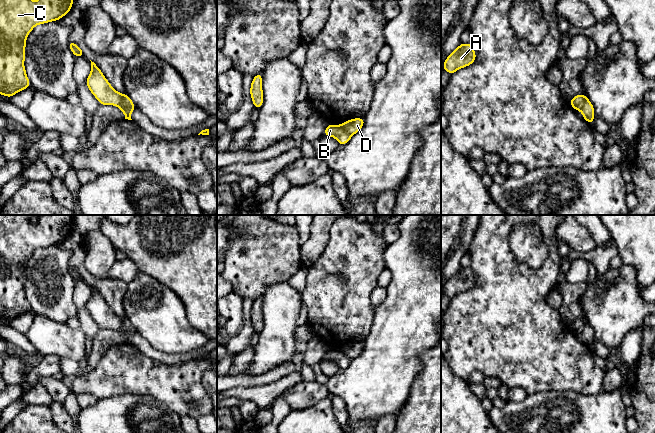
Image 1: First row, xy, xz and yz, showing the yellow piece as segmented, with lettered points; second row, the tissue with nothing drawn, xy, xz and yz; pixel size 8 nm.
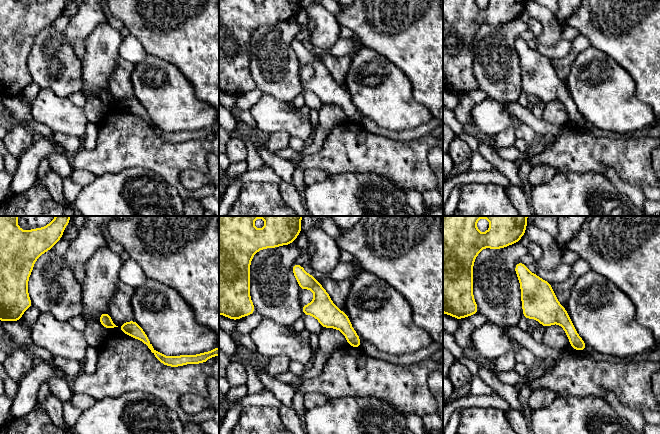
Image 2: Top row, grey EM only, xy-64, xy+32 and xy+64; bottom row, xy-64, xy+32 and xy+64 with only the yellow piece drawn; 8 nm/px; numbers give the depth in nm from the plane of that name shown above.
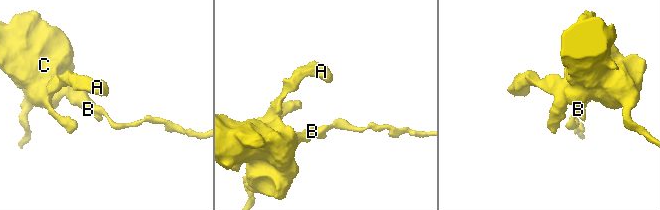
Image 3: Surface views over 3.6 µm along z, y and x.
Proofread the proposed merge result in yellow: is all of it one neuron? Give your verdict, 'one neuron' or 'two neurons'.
two neurons

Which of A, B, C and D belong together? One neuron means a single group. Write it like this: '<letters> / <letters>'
A B C / D

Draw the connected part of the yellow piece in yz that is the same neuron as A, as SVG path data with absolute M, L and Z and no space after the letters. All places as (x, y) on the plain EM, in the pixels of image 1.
M461 267L451 278L445 283L444 295L452 299L457 294L473 288L476 284L476 277L470 267Z

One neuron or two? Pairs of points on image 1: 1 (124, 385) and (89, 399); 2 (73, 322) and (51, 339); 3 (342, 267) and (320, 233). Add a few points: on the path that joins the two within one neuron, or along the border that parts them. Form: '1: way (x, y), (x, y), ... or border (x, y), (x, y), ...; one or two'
1: border (77, 393), (91, 393), (98, 399); two
2: border (65, 323), (72, 328), (79, 327); two
3: border (332, 225), (324, 251), (312, 262); two

